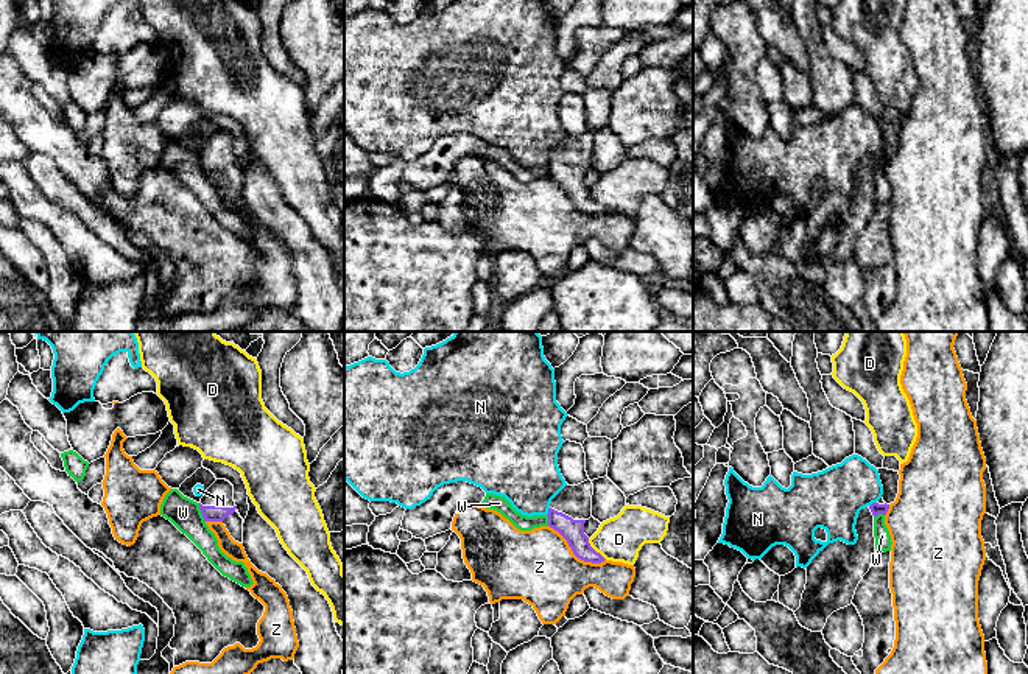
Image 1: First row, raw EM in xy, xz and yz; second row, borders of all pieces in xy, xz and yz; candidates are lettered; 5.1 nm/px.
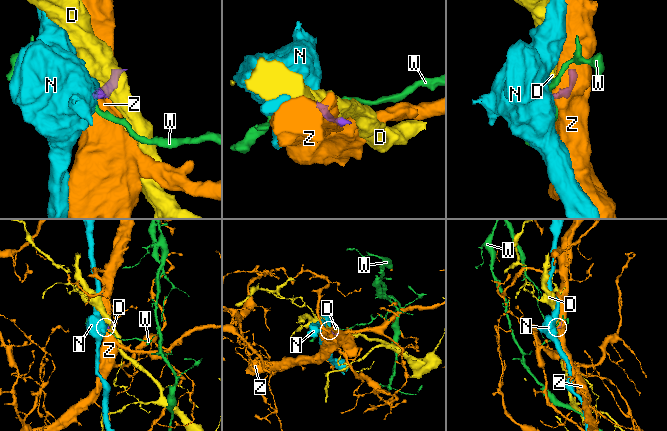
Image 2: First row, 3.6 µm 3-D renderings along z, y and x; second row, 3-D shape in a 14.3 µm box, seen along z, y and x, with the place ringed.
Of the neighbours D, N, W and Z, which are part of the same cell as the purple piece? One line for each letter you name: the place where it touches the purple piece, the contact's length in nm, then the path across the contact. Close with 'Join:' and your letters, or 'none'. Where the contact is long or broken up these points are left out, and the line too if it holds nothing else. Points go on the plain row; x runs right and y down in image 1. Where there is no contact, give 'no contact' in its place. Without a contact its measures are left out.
Join: none

